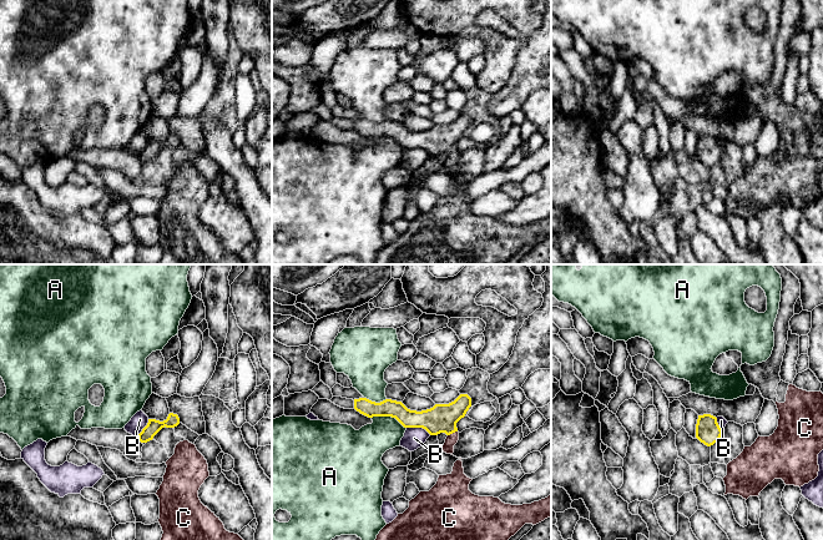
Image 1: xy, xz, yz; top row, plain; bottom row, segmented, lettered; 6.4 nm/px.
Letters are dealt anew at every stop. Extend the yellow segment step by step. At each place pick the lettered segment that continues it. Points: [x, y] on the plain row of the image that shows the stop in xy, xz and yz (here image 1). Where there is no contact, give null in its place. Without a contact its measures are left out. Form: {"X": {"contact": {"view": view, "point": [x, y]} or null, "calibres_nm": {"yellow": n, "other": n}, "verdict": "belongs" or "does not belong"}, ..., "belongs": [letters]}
{"A": {"contact": {"view": "xz", "point": [389, 136]}, "calibres_nm": {"yellow": 130, "other": 240}, "verdict": "does not belong"}, "B": {"contact": {"view": "xz", "point": [419, 147]}, "calibres_nm": {"yellow": 190, "other": 140}, "verdict": "does not belong"}, "C": {"contact": {"view": "xz", "point": [452, 154]}, "calibres_nm": {"yellow": 190, "other": 70}, "verdict": "belongs"}, "belongs": ["C"]}

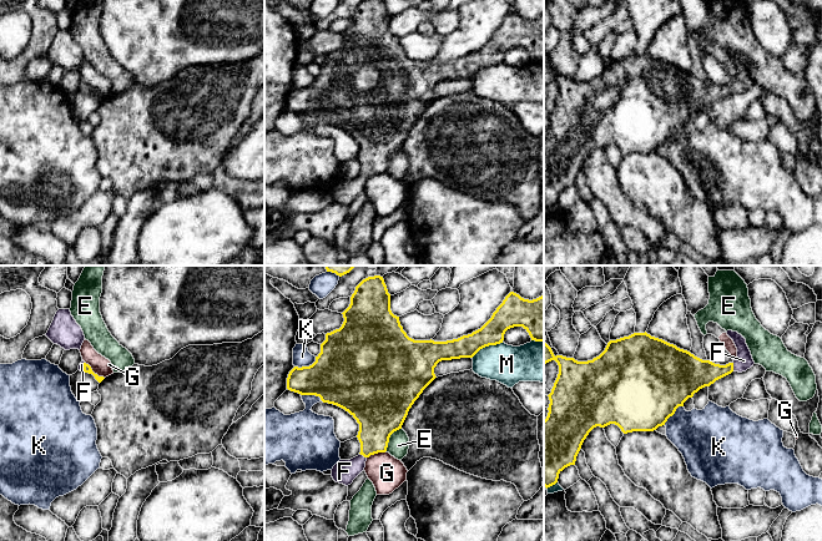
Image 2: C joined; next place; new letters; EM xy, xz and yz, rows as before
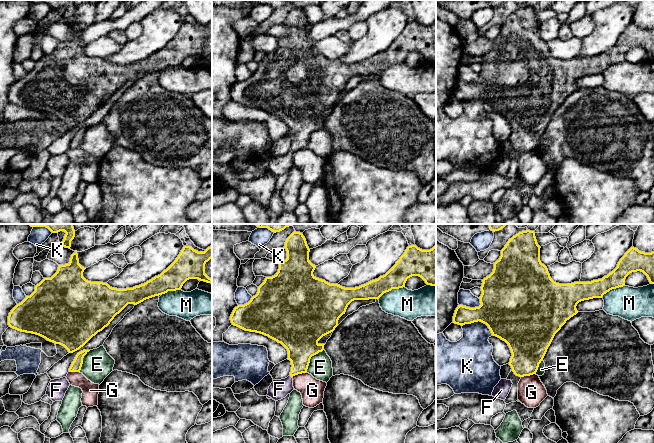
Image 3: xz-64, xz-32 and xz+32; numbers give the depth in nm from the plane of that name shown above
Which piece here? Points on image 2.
{"E": {"contact": {"view": "xz", "point": [389, 157]}, "calibres_nm": {"yellow": 400, "other": 140}, "verdict": "does not belong"}, "F": {"contact": {"view": "yz", "point": [732, 87]}, "calibres_nm": {"yellow": 200, "other": 120}, "verdict": "belongs"}, "G": {"contact": {"view": "xy", "point": [92, 92]}, "calibres_nm": {"yellow": 50, "other": 120}, "verdict": "does not belong"}, "K": {"contact": {"view": "xz", "point": [306, 87]}, "calibres_nm": {"yellow": 400, "other": 110}, "verdict": "does not belong"}, "M": {"contact": {"view": "xz", "point": [487, 66]}, "calibres_nm": {"yellow": 170, "other": 260}, "verdict": "does not belong"}, "belongs": ["F"]}

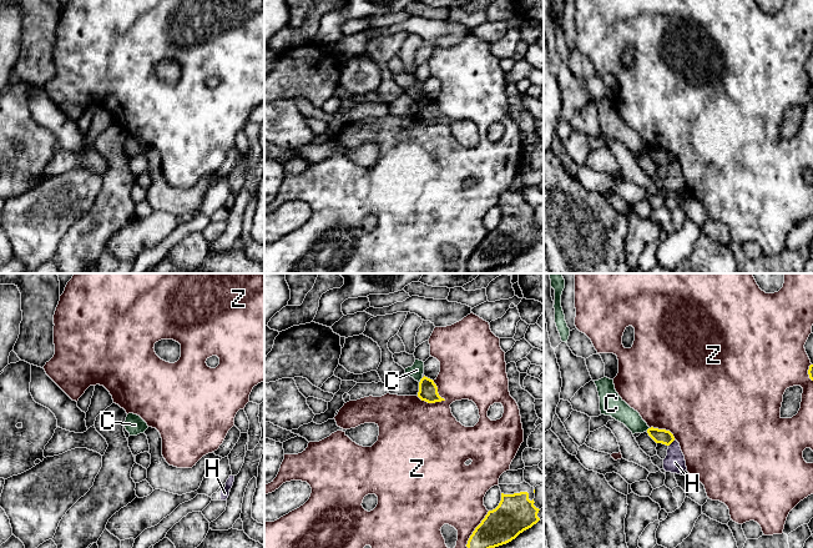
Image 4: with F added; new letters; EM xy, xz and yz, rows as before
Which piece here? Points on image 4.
{"C": {"contact": {"view": "xz", "point": [420, 100]}, "calibres_nm": {"yellow": 130, "other": 90}, "verdict": "does not belong"}, "H": {"contact": {"view": "yz", "point": [671, 162]}, "calibres_nm": {"yellow": 100, "other": 130}, "verdict": "does not belong"}, "Z": {"contact": {"view": "xz", "point": [432, 122]}, "calibres_nm": {"yellow": 130, "other": 480}, "verdict": "does not belong"}, "belongs": []}

